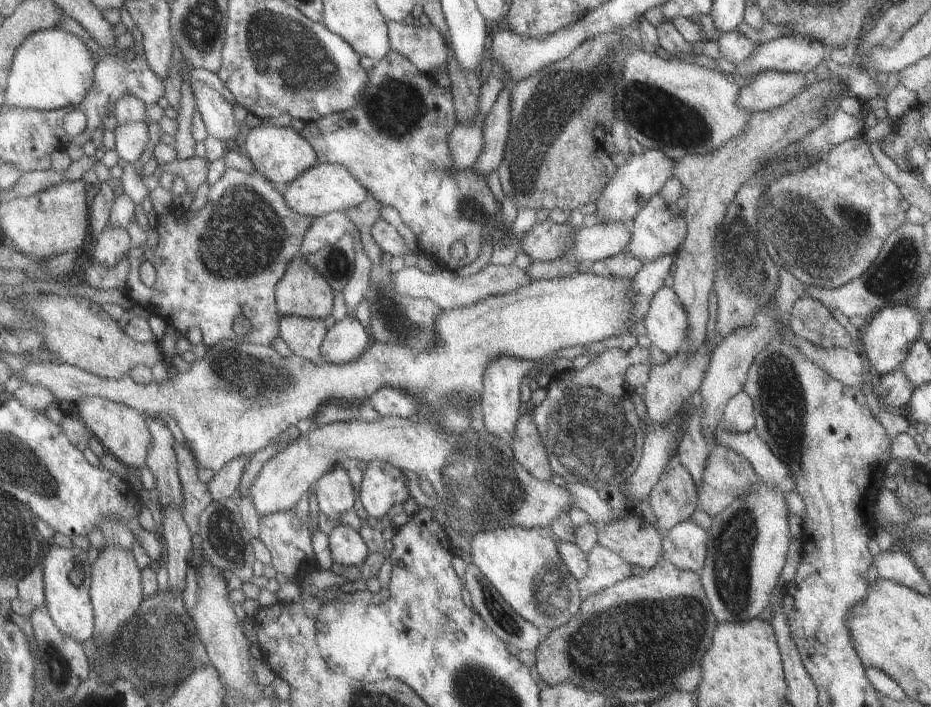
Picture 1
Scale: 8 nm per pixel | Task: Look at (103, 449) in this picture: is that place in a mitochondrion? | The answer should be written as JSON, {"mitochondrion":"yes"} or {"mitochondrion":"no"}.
{"mitochondrion":"no"}

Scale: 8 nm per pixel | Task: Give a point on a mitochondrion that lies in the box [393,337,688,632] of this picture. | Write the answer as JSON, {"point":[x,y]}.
{"point":[588,430]}

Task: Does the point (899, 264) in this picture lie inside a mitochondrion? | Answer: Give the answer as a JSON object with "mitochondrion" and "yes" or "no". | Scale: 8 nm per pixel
{"mitochondrion":"yes"}

